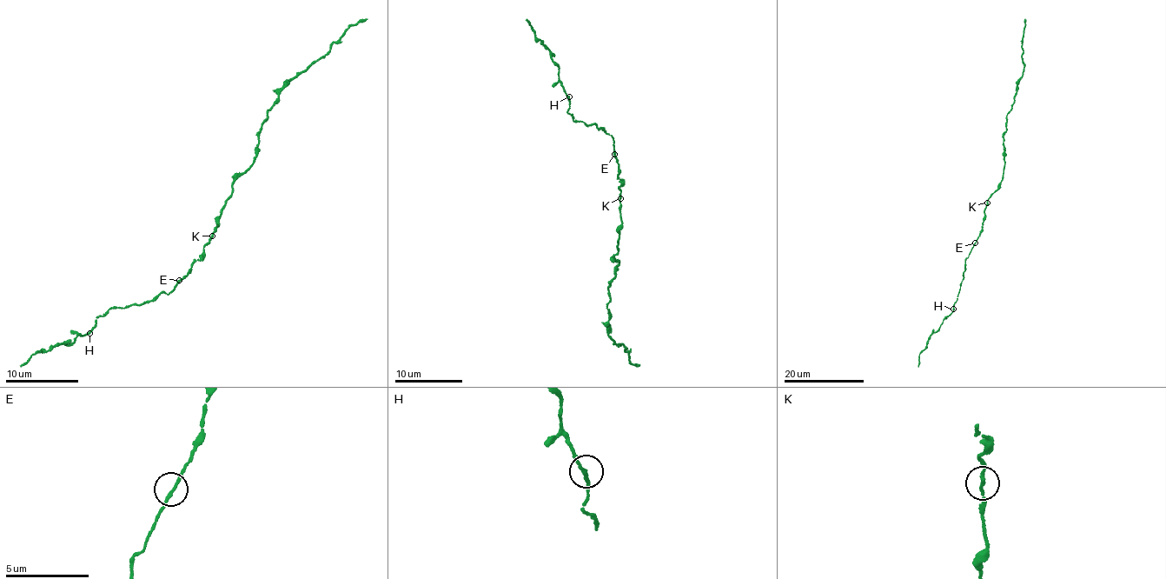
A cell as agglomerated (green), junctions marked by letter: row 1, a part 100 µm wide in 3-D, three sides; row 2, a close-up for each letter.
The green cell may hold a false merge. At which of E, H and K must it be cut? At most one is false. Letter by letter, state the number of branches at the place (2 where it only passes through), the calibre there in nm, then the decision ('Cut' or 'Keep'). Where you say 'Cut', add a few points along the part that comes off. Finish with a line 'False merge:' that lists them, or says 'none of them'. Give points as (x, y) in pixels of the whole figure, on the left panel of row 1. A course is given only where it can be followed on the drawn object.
E: Branches: 2. Thickness 180 nm. Keep
H: Branches: 2. Thickness 180 nm. Keep
K: Branches: 2. Thickness 190 nm. Keep
False merge: none of them

